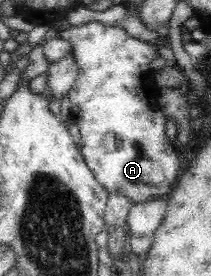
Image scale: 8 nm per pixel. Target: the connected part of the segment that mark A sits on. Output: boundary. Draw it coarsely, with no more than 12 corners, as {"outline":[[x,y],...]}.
{"outline":[[98,21],[58,36],[79,152],[108,192],[168,195],[152,45]]}

